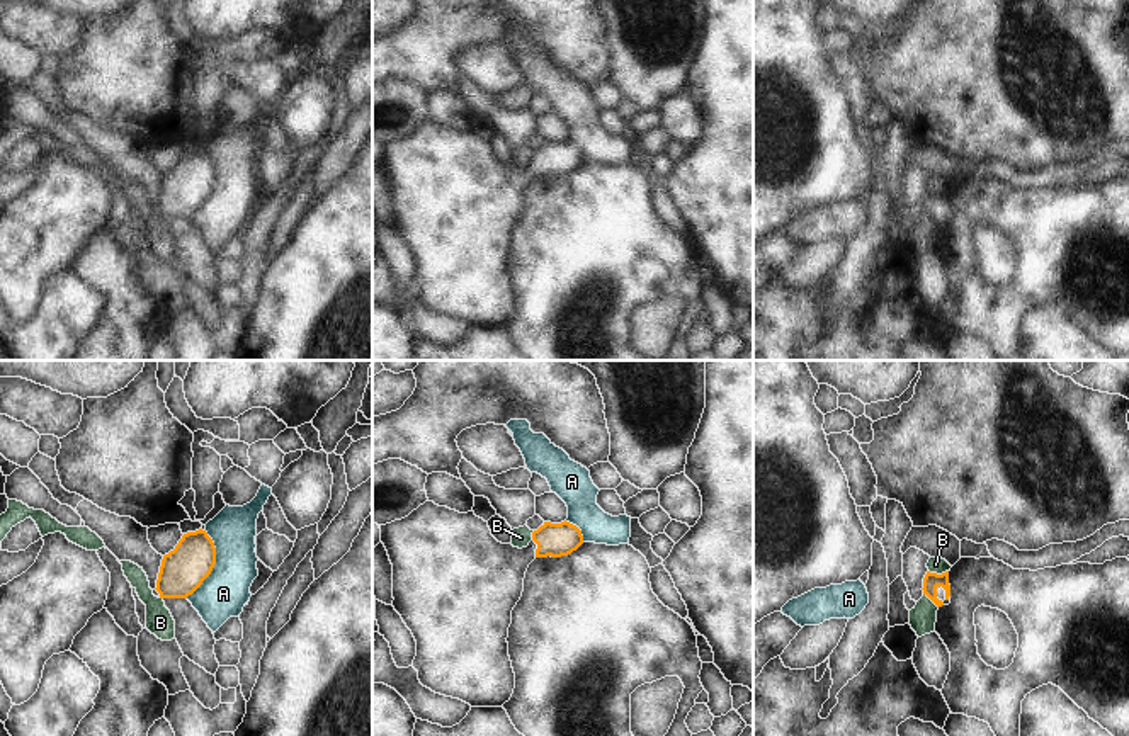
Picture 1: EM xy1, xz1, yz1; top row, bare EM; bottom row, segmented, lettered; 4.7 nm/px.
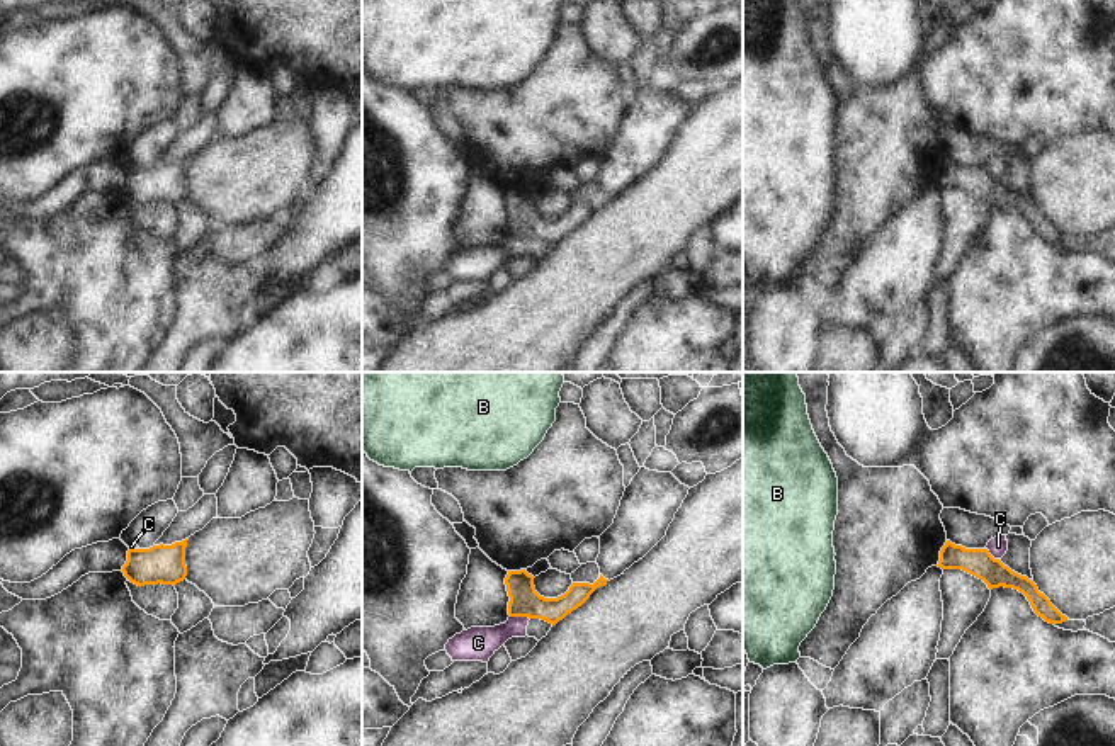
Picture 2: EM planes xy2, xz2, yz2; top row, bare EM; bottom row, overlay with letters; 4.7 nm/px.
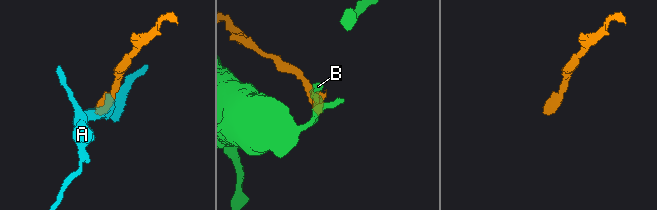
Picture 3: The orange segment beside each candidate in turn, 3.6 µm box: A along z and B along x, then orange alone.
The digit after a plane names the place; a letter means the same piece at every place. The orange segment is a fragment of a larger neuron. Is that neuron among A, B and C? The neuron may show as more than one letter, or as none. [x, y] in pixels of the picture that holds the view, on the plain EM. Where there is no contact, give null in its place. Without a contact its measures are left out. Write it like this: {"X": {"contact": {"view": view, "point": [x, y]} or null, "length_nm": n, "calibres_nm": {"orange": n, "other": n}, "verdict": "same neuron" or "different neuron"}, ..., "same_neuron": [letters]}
{"A": {"contact": {"view": "xy1", "point": [215, 182]}, "length_nm": 340, "calibres_nm": {"orange": 220, "other": 220}, "verdict": "different neuron"}, "B": {"contact": {"view": "yz1", "point": [939, 194]}, "length_nm": 100, "calibres_nm": {"orange": 80, "other": 80}, "verdict": "different neuron"}, "C": {"contact": {"view": "xz2", "point": [520, 235]}, "length_nm": 100, "calibres_nm": {"orange": 140, "other": 160}, "verdict": "different neuron"}, "same_neuron": []}

